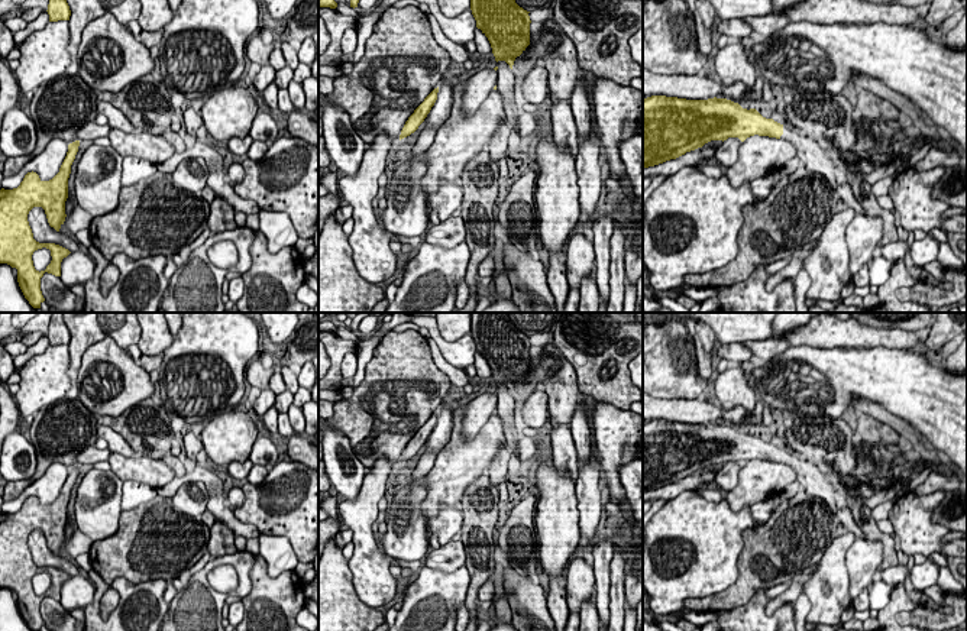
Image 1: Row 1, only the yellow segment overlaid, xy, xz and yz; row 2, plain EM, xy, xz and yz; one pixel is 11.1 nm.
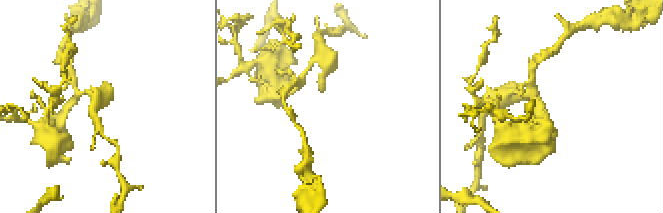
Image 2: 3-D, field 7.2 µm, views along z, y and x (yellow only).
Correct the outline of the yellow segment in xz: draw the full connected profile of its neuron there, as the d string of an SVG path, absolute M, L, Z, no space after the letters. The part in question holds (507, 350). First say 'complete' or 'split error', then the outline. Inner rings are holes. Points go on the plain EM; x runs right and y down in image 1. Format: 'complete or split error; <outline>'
complete; M470 313L470 334L476 352L488 362L495 385L505 385L512 394L514 385L530 369L530 340L520 331L507 313Z

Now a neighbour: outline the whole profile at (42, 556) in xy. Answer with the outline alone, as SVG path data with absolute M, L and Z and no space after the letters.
M33 531L28 538L28 546L36 566L55 567L68 573L69 576L80 575L77 566L49 550L45 534L42 531Z

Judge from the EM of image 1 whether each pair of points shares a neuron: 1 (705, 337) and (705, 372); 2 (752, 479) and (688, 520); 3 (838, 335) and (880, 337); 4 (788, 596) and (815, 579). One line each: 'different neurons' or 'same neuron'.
1: same neuron
2: different neurons
3: same neuron
4: different neurons

